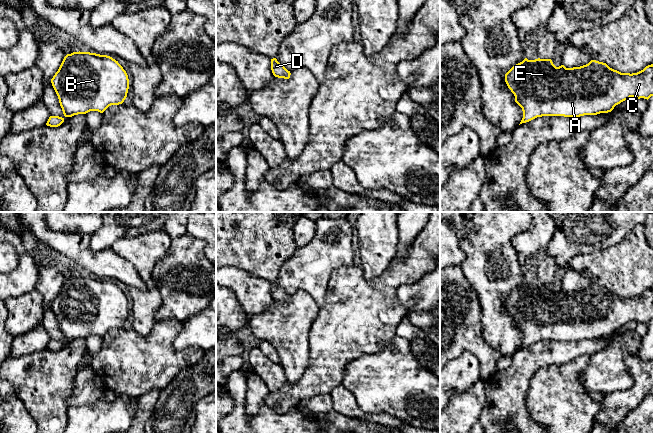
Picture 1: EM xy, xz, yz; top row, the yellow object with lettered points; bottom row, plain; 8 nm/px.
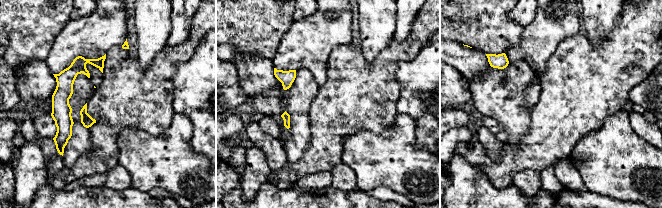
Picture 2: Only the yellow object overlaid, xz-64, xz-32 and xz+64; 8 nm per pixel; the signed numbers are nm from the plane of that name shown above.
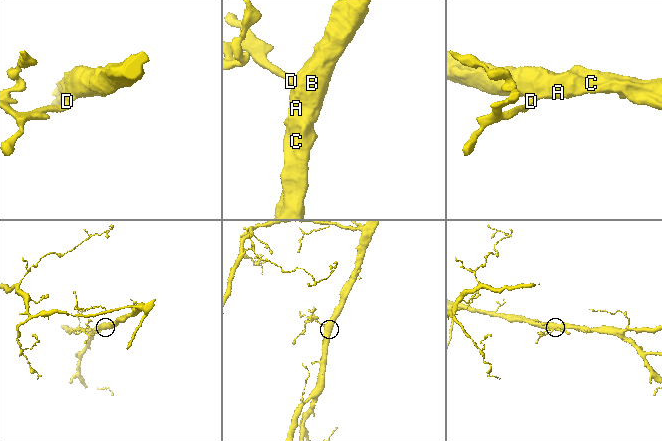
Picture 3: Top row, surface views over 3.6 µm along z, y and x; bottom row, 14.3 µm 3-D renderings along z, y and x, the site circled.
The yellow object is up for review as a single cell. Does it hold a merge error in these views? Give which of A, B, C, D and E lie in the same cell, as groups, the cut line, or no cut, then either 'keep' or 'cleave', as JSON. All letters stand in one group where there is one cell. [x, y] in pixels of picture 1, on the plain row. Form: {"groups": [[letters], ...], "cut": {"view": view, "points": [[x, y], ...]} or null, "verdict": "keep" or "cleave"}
{"groups": [["A", "B", "C", "D", "E"]], "cut": null, "verdict": "keep"}

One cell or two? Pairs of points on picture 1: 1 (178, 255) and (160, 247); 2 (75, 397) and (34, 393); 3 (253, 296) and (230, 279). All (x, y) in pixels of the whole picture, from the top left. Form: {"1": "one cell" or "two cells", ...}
{"1": "two cells", "2": "two cells", "3": "one cell"}

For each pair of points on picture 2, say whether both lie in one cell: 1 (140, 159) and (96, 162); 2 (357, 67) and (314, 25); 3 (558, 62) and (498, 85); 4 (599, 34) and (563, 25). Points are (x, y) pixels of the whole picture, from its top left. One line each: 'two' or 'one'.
1: two
2: two
3: two
4: two

